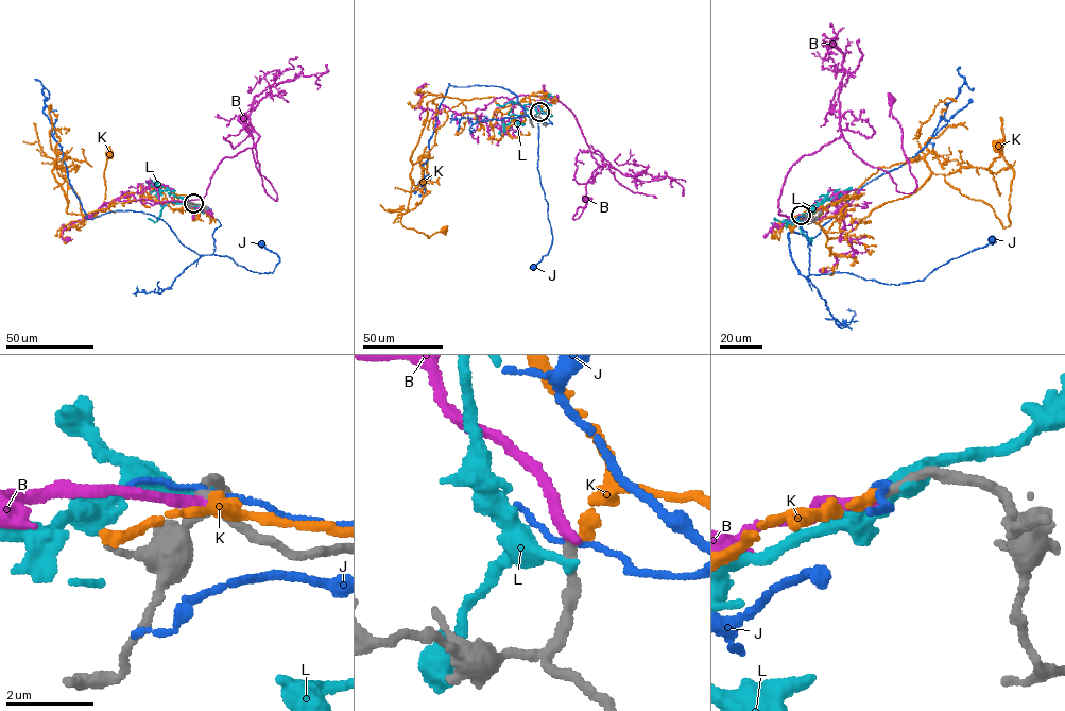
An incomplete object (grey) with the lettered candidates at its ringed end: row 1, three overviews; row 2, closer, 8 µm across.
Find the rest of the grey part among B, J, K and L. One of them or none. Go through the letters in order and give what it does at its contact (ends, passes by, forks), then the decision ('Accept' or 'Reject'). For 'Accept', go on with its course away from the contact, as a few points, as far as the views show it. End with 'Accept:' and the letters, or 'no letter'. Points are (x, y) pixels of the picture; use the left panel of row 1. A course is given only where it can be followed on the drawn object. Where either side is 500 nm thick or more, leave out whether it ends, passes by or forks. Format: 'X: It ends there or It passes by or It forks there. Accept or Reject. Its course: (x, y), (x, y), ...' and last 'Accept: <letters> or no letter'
B: It ends there. Reject
J: It passes by. Reject
K: It ends there. Accept. Its course: (192, 203), (171, 209), (143, 197), (67, 213), (53, 167), (89, 219), (105, 199), (109, 153)
L: It ends there. Reject
Accept: K

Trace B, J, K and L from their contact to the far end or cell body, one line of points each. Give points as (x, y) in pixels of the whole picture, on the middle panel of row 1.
B: (539, 112), (510, 100), (543, 96), (572, 113), (599, 166), (586, 184), (586, 207), (573, 219), (587, 198)
J: (539, 112), (549, 113), (552, 124), (536, 120), (537, 169), (548, 203), (552, 239), (547, 254), (533, 268)
K: (539, 112), (528, 98), (502, 107), (492, 96), (427, 102), (400, 221), (429, 237), (444, 231)
L: (539, 113), (534, 104), (514, 103), (509, 114), (512, 120), (502, 134), (499, 131)

